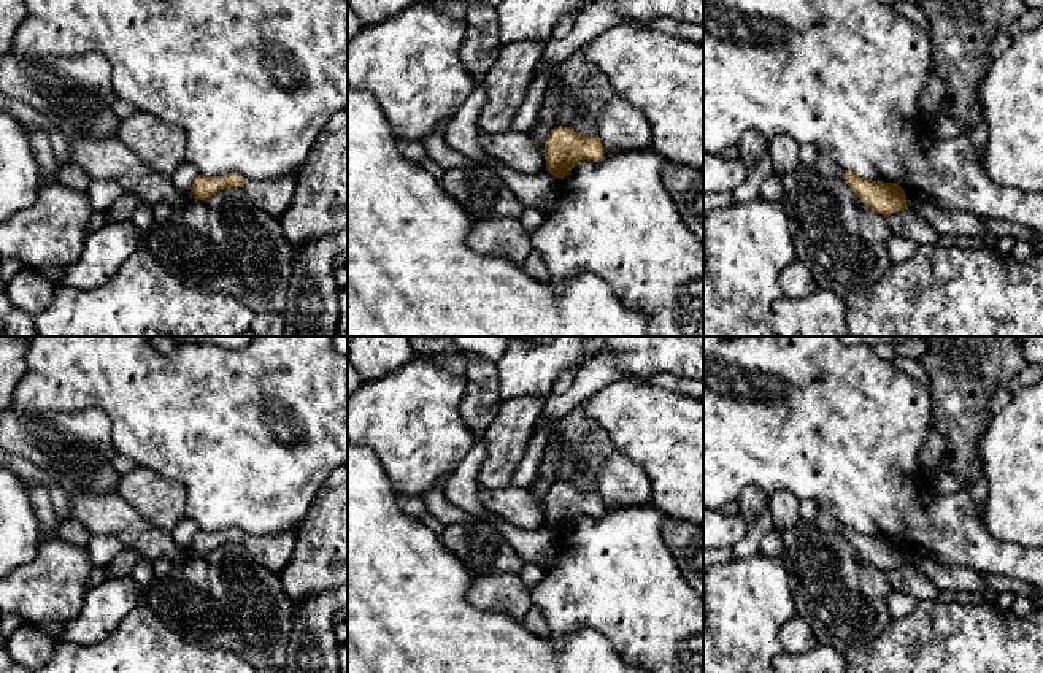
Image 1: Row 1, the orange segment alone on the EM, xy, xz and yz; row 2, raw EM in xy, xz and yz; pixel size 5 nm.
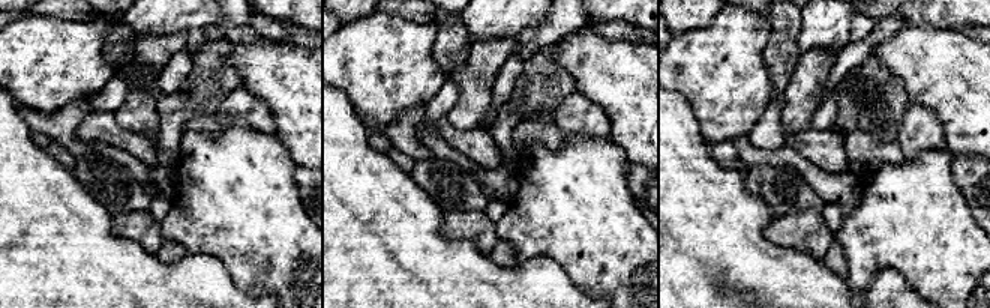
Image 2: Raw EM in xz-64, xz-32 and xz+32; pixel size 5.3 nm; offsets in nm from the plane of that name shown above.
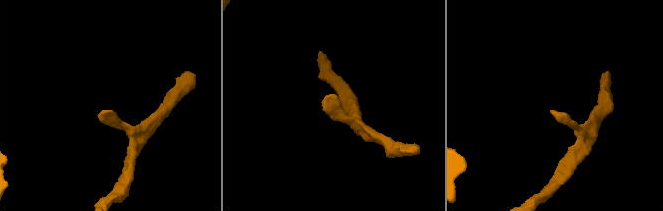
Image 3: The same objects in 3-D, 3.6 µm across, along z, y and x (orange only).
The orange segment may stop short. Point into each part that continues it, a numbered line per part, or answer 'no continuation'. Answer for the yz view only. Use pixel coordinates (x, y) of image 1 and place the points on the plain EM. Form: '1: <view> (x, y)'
1: yz (824, 521)

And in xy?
1: xy (184, 530)

